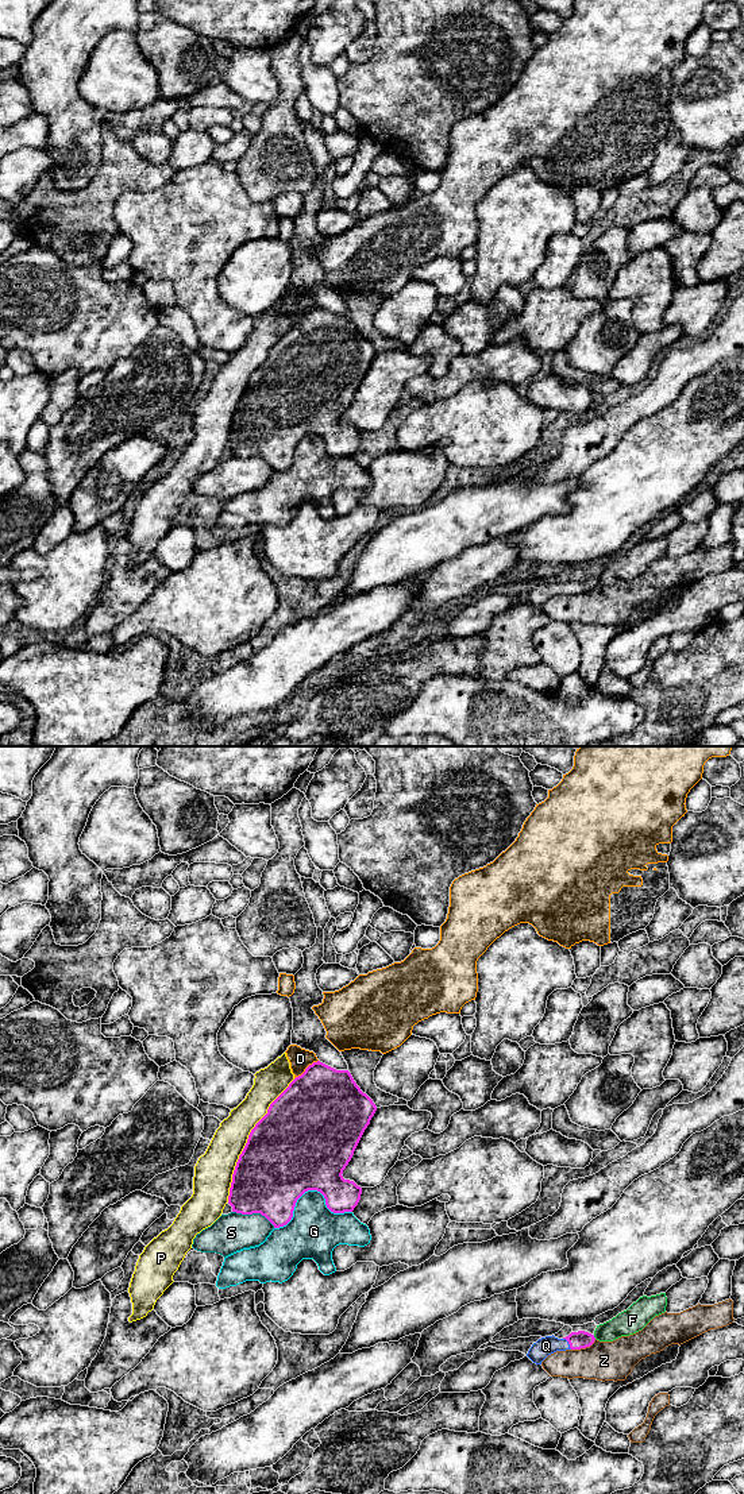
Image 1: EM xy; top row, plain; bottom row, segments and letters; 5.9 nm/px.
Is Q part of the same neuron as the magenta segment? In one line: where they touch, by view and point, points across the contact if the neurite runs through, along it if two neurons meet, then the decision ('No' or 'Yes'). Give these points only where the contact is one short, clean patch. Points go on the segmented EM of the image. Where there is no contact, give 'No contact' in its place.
Touches magenta at xy (569, 1343). Path across: xy (581, 1339), (569, 1343), (546, 1346). Yes

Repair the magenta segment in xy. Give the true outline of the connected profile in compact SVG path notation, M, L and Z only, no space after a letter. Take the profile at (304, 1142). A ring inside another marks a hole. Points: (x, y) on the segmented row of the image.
M320 1061L309 1065L251 1130L232 1174L228 1196L232 1212L261 1213L280 1228L292 1220L297 1200L308 1190L320 1192L334 1213L352 1212L362 1188L342 1174L375 1111L348 1070L336 1070Z

